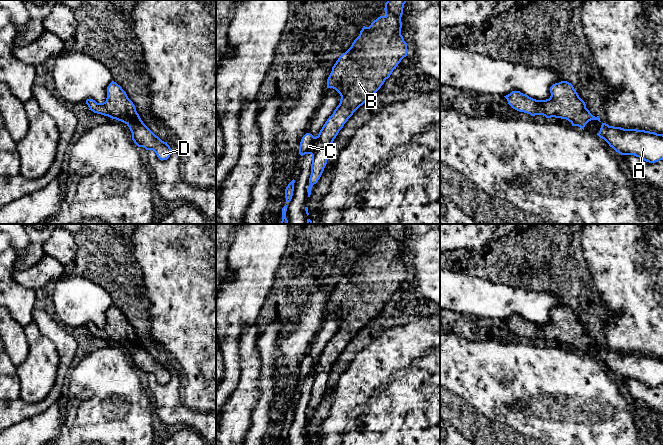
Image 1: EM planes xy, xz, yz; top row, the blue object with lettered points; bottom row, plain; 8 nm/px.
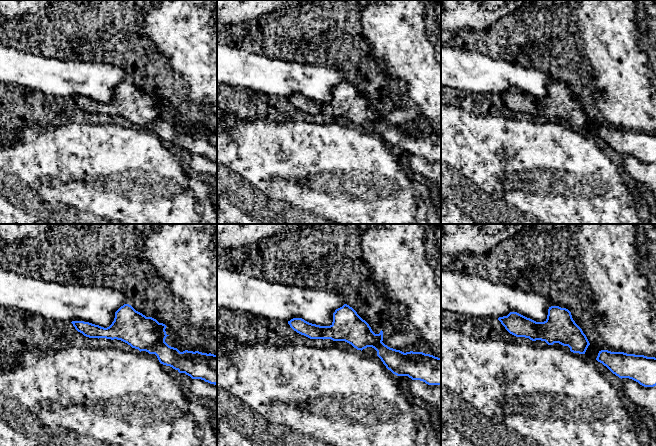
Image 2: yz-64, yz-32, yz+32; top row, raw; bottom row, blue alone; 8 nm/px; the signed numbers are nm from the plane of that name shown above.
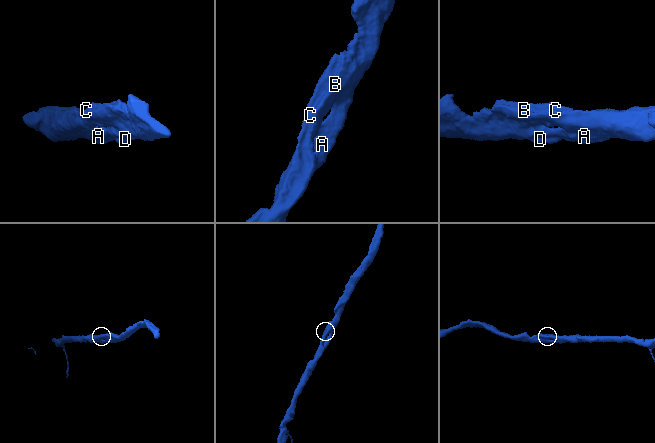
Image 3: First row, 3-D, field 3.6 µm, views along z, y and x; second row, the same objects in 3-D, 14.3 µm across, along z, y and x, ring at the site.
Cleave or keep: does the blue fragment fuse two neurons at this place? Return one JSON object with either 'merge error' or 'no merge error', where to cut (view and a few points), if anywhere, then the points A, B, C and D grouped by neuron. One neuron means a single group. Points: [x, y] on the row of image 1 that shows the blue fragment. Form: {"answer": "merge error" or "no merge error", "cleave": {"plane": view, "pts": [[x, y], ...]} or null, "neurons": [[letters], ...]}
{"answer": "no merge error", "cleave": null, "neurons": [["A", "B", "C", "D"]]}

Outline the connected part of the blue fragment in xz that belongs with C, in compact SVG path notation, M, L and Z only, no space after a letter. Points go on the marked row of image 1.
M387 0L384 8L385 15L378 17L369 27L363 26L351 47L338 58L332 67L327 79L327 88L333 88L340 94L340 103L329 116L319 134L314 137L306 133L299 146L301 156L312 155L310 185L307 187L308 197L311 195L311 188L318 182L324 171L329 150L339 131L353 113L381 88L401 60L407 56L408 44L401 35L401 17L405 3L406 0Z

